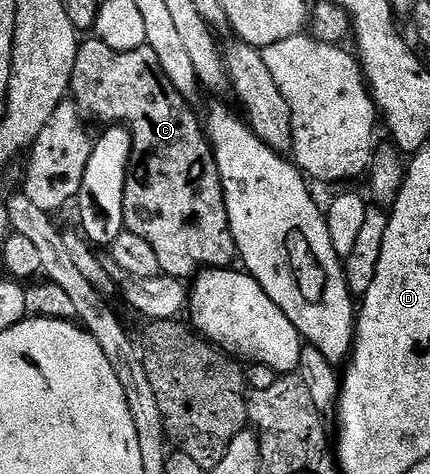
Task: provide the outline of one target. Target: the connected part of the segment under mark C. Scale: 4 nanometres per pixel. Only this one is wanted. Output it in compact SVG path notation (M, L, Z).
M96 36L91 37L91 42L83 41L78 47L76 64L74 65L72 80L70 81L70 94L73 101L77 102L78 108L83 115L90 117L91 114L92 117L99 118L102 124L121 124L127 127L130 133L134 135L134 143L130 153L132 169L126 175L126 187L124 188L125 229L136 232L136 236L144 236L144 240L148 240L148 244L152 244L153 250L156 251L156 257L160 259L162 273L173 278L186 280L207 268L229 267L233 263L230 261L235 261L238 258L238 249L228 224L228 212L224 204L222 181L220 180L218 165L214 159L214 152L210 149L210 139L206 136L206 131L199 115L198 118L194 115L195 107L191 103L186 102L184 96L180 96L180 92L176 92L176 88L172 88L172 80L168 80L164 68L160 66L160 60L156 57L156 52L152 52L152 48L148 45L136 48L132 52L116 52L116 48L108 48L108 44L104 44Z

